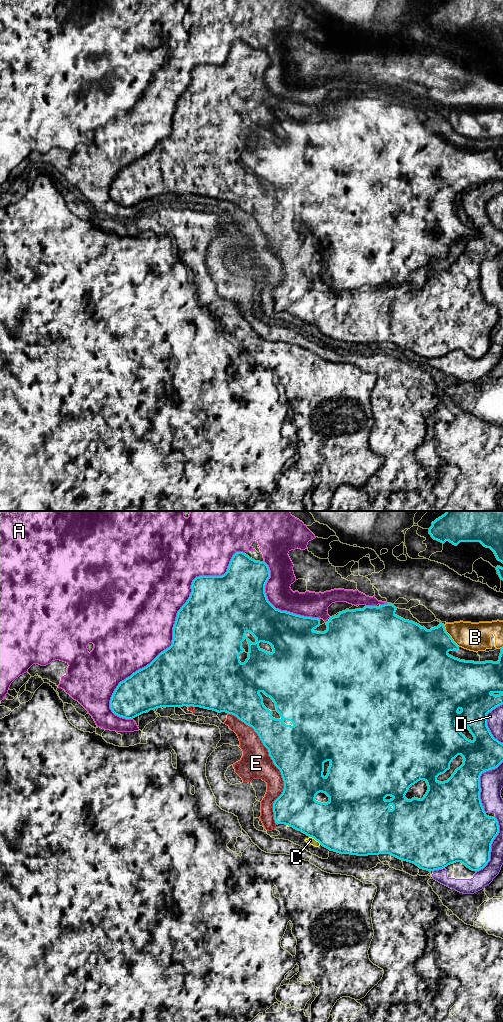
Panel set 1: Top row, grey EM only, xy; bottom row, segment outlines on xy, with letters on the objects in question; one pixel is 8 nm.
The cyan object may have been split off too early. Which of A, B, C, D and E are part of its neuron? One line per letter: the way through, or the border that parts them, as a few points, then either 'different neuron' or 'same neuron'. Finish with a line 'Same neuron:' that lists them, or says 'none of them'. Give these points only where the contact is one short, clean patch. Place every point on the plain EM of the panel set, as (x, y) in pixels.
A: different neuron
B: different neuron
C: along xy (309, 324), (313, 325), (320, 332) | different neuron
D: different neuron
E: different neuron
Same neuron: none of them

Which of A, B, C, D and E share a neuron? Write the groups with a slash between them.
A B C D E

